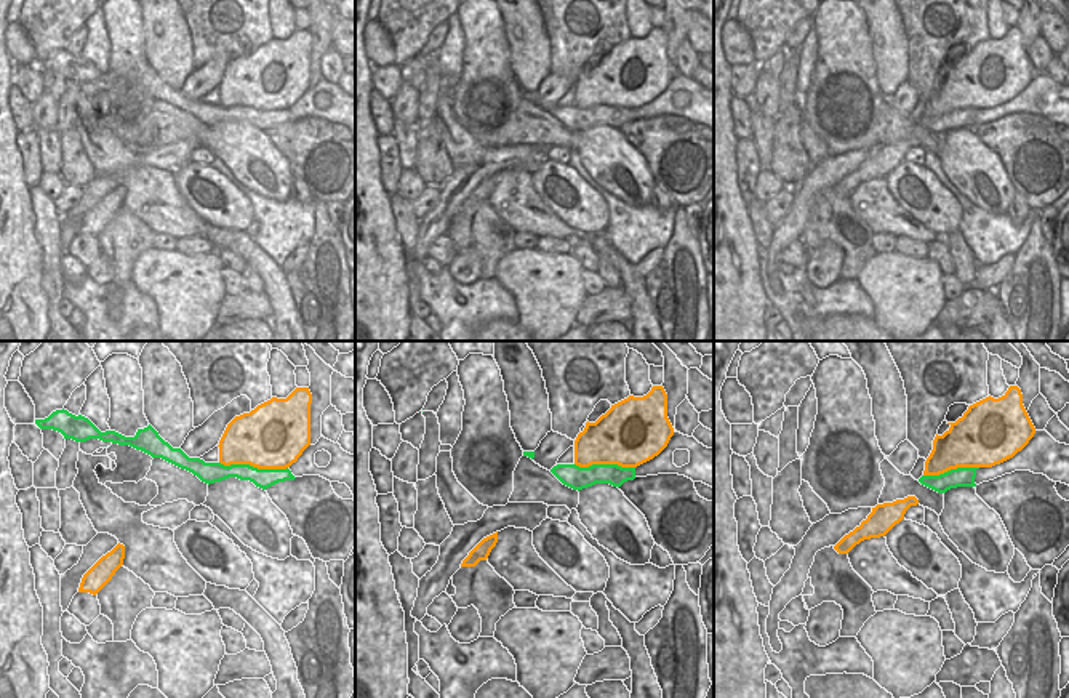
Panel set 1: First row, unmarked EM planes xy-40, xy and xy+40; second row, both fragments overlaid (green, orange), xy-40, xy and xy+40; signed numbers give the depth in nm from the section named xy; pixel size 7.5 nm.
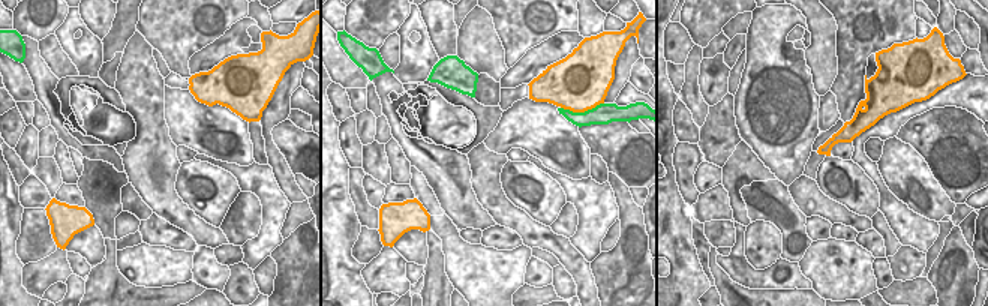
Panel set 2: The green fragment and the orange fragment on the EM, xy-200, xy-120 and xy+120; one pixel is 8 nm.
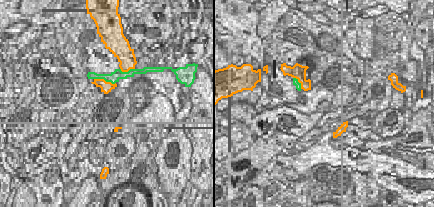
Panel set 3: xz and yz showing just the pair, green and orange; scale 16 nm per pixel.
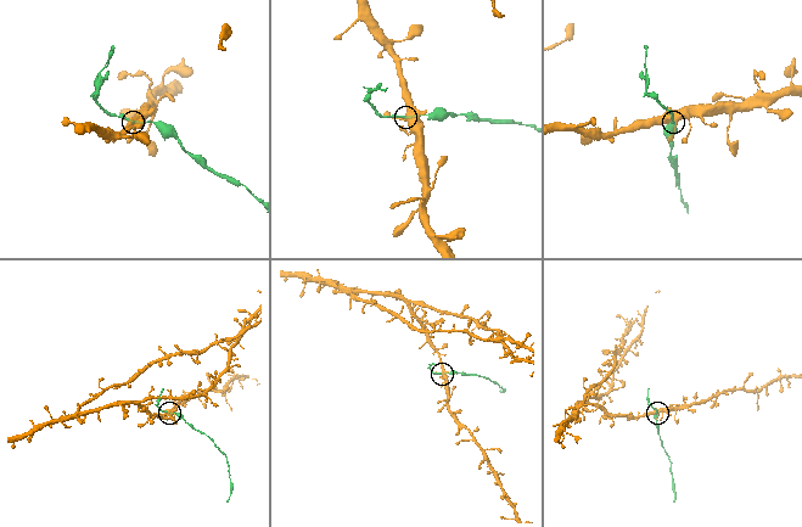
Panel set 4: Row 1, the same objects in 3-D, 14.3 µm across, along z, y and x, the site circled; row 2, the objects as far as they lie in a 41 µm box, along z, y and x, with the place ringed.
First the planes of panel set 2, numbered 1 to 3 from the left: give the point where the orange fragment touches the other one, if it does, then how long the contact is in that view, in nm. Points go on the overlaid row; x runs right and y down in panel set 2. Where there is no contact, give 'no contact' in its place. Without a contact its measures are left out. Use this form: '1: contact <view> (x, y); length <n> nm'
1: no contact
2: contact xy-120 (582, 113); length 360 nm
3: no contact

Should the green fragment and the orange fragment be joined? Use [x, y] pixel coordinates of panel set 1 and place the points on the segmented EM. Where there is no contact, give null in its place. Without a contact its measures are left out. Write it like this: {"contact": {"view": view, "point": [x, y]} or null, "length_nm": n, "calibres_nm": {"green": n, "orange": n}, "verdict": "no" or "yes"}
{"contact": {"view": "xy-40", "point": [252, 466]}, "length_nm": 500, "calibres_nm": {"green": 140, "orange": 480}, "verdict": "yes"}

